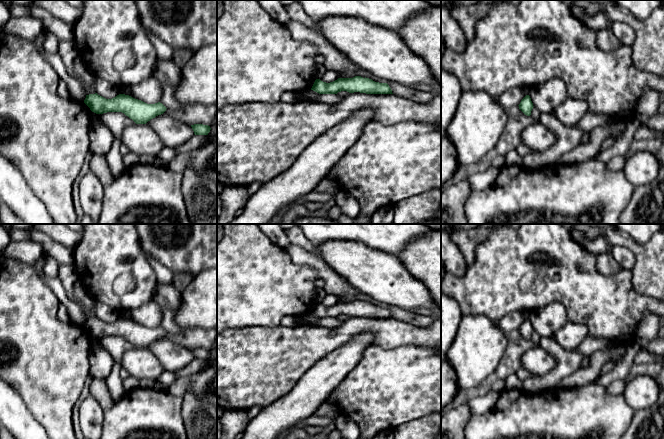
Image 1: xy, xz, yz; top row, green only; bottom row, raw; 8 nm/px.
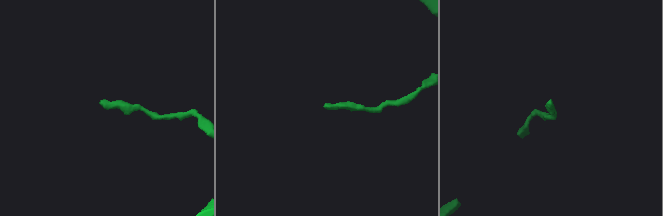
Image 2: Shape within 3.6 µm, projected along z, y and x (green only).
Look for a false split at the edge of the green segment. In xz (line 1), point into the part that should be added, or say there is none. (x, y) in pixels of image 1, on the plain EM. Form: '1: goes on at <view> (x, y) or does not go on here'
1: does not go on here

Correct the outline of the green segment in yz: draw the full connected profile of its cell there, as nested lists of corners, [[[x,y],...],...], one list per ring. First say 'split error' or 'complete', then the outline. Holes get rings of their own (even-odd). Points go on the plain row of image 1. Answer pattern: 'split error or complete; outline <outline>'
complete; outline [[[526,319],[518,329],[519,333],[527,340],[531,339],[531,335],[533,333],[533,327],[529,319]]]

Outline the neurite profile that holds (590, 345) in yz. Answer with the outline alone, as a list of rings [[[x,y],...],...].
[[[587,337],[577,348],[574,350],[581,353],[584,356],[591,356],[593,353],[599,350],[611,349],[621,343],[610,340]]]

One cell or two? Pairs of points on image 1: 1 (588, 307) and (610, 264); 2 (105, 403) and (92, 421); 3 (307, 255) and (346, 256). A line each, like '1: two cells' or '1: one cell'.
1: two cells
2: two cells
3: two cells

